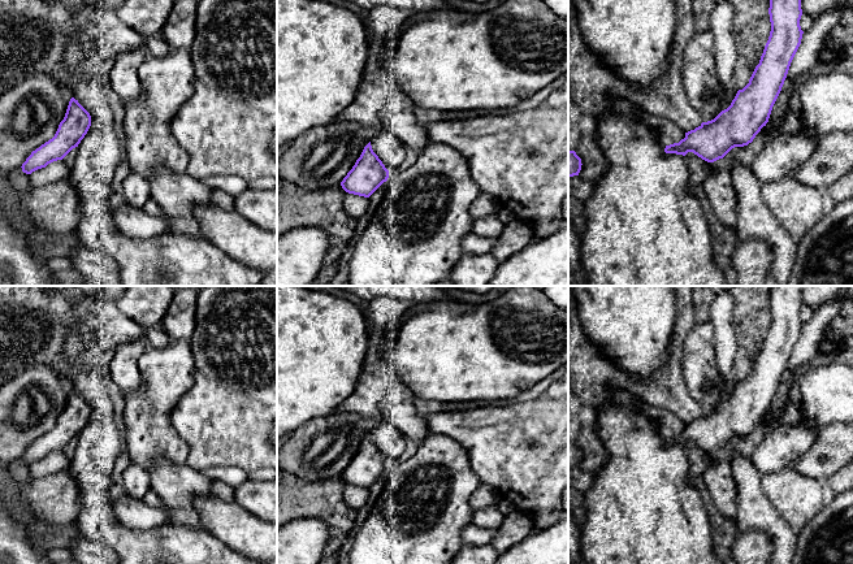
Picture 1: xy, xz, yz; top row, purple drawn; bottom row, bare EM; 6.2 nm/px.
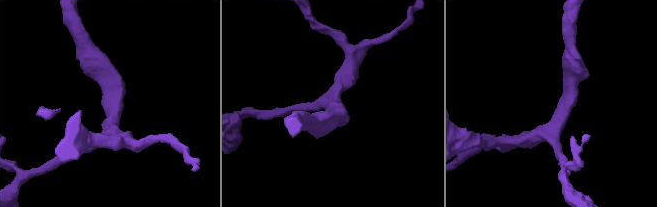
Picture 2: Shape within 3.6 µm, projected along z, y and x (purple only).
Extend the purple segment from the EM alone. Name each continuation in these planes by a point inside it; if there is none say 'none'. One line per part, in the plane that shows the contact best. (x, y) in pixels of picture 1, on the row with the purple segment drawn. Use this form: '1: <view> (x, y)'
none

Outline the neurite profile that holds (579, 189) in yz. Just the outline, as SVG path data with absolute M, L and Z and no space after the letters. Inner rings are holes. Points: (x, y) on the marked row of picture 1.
M580 175L568 177L568 196L584 204L592 198L596 182L584 181Z

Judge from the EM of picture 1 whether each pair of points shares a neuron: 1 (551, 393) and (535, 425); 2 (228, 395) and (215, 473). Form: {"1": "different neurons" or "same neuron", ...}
{"1": "different neurons", "2": "different neurons"}

